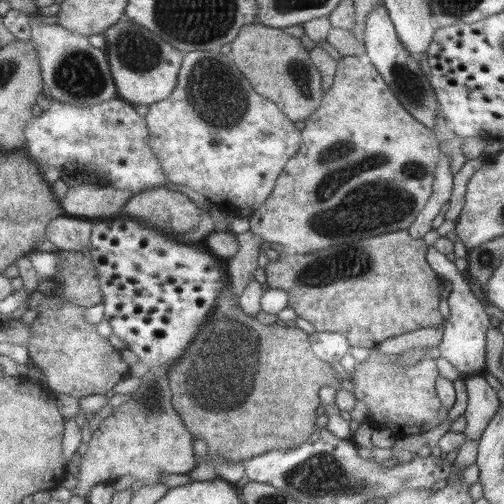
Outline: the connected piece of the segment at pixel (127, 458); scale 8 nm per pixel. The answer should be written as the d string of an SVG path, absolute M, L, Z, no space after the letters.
M157 371L157 373L144 375L142 385L132 393L134 397L128 403L114 407L112 414L98 425L97 430L92 431L88 450L82 455L80 477L77 478L80 482L78 481L74 490L76 496L86 498L90 489L96 484L113 483L124 475L131 475L138 483L144 482L146 486L156 486L156 484L161 484L158 480L161 476L170 473L189 473L198 465L199 461L192 446L193 434L186 428L183 418L174 410L166 374Z

